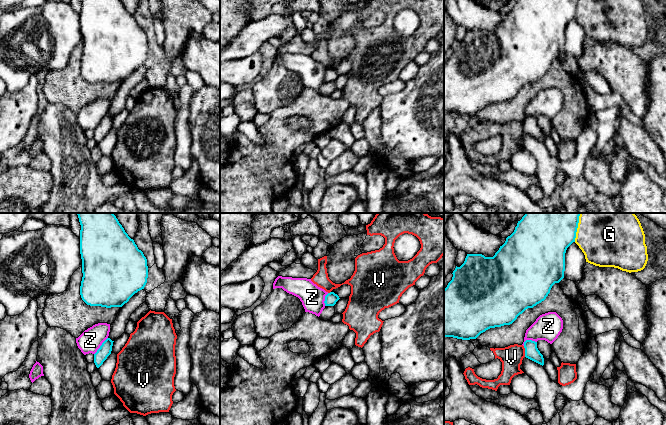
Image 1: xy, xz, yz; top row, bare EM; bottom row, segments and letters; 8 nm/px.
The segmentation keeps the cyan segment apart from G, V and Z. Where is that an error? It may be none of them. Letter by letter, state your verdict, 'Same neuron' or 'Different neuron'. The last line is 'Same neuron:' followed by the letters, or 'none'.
G: Different neuron
V: Different neuron
Z: Different neuron
Same neuron: none

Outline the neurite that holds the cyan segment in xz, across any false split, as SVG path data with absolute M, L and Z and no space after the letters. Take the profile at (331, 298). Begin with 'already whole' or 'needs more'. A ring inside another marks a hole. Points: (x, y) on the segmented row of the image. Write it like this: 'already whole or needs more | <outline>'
already whole | M330 292L325 296L325 306L334 306L339 299L340 298L337 294Z

